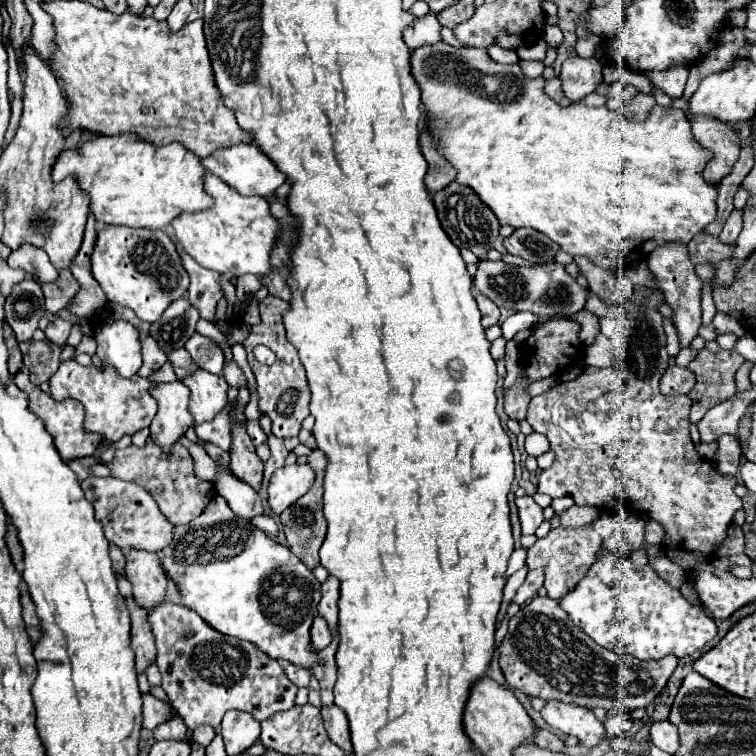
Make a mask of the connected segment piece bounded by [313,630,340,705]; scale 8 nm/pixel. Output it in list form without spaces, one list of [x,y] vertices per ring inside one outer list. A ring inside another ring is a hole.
[[[336,630],[335,638],[332,640],[327,649],[323,649],[319,655],[323,659],[321,665],[313,667],[313,675],[317,677],[319,685],[321,685],[321,701],[323,705],[331,705],[333,703],[333,687],[337,681],[337,673],[335,673],[335,653],[340,642],[339,631]]]

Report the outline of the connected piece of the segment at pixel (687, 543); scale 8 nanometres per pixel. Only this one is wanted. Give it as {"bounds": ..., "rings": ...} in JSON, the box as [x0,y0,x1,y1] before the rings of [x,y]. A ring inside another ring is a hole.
{"bounds":[527,289,741,553],"rings":[[[635,289],[635,299],[621,307],[627,313],[625,339],[627,351],[617,365],[607,369],[587,367],[581,377],[571,383],[559,383],[543,395],[531,399],[527,409],[527,423],[533,431],[545,435],[555,453],[549,469],[539,473],[539,493],[555,497],[573,497],[577,505],[593,505],[613,511],[615,506],[630,501],[630,509],[645,513],[649,519],[661,523],[667,531],[665,545],[671,549],[715,553],[731,525],[733,515],[741,509],[741,499],[733,493],[735,477],[721,475],[711,461],[703,461],[689,435],[689,409],[687,395],[667,397],[659,393],[659,379],[667,369],[669,355],[665,351],[663,317],[655,311],[663,303],[663,295],[649,289]]]}

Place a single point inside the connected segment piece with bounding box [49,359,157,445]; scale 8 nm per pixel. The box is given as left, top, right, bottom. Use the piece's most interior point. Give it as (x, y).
(114, 406)

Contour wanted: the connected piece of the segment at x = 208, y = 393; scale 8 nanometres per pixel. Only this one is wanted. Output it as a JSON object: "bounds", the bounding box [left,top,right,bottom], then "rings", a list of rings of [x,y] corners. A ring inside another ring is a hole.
{"bounds":[183,369,227,423],"rings":[[[197,369],[189,377],[183,379],[189,387],[189,413],[193,415],[195,423],[213,421],[213,417],[225,407],[227,403],[227,381],[221,375],[213,375],[209,371]]]}

